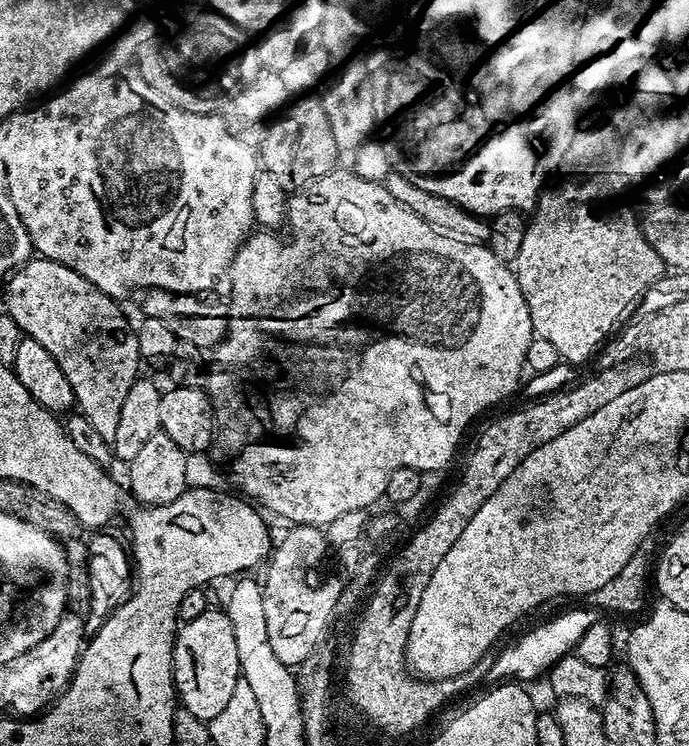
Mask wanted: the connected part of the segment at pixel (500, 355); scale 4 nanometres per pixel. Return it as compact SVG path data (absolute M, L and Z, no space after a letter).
M333 170L330 174L326 174L322 178L310 182L305 188L301 188L295 194L288 196L286 228L289 228L289 232L288 241L285 244L271 231L260 230L244 241L242 247L236 251L235 258L232 259L232 265L228 268L228 278L226 281L226 289L228 288L228 308L226 307L228 332L224 335L224 341L217 344L214 349L214 355L216 357L213 360L211 357L210 367L206 372L206 391L208 397L212 399L212 410L216 414L215 443L218 445L218 448L220 444L225 458L228 459L226 472L230 477L231 483L233 485L236 483L241 488L239 491L249 501L259 505L265 513L273 512L274 515L281 516L284 520L289 520L287 522L289 525L309 524L315 528L324 528L334 522L335 519L342 519L343 515L350 511L371 509L371 504L376 499L379 501L383 497L384 491L386 490L386 478L390 478L390 474L394 474L394 470L409 468L415 472L427 474L427 472L436 472L439 468L446 467L455 458L456 447L459 446L460 439L463 438L464 431L468 428L468 423L475 416L482 415L487 408L492 408L495 404L502 403L507 396L515 394L516 387L520 384L520 375L525 375L526 372L526 365L524 363L526 346L530 346L530 342L534 339L534 333L532 331L532 323L530 322L530 310L526 306L526 298L522 298L522 290L516 281L515 271L505 261L499 260L488 249L487 243L457 240L455 236L444 235L440 229L433 228L422 217L411 212L409 208L404 208L399 204L388 192L387 187L383 183L375 184L374 182L366 182L366 178L358 178L354 174L343 170Z

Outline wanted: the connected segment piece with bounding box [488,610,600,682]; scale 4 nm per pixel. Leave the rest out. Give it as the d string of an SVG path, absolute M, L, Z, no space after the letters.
M570 610L538 625L499 654L488 670L489 678L492 682L529 682L538 676L543 677L561 657L575 649L587 627L594 626L599 618L599 612L594 610Z

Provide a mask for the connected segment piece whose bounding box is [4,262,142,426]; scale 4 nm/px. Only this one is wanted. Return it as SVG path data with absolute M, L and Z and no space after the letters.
M29 262L7 277L7 315L18 322L24 336L42 342L54 354L54 362L66 374L77 401L83 404L84 400L85 406L92 408L93 417L104 416L108 426L115 426L133 379L141 375L138 338L131 327L124 328L124 316L116 312L117 305L86 282L82 274L70 272L61 264L36 263Z

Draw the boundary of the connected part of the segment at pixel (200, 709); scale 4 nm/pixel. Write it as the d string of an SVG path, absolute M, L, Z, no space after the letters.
M227 611L200 612L193 620L179 625L176 633L176 645L172 651L172 682L176 686L179 703L194 718L205 722L212 720L230 702L234 695L234 686L242 679L240 663L238 662L238 646L234 643L234 626L230 626Z

